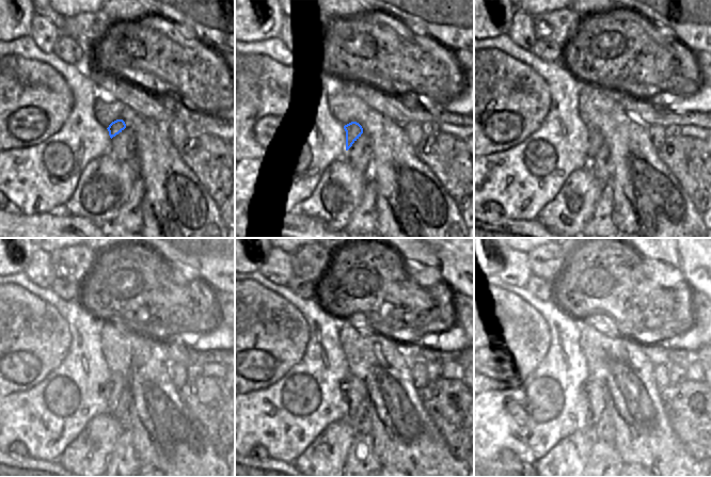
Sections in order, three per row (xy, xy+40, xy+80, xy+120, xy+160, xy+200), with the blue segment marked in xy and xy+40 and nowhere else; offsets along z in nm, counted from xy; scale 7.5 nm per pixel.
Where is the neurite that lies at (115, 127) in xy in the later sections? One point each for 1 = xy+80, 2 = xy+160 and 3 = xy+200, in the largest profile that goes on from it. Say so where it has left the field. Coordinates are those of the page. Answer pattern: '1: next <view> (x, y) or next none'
1: next xy+80 (595, 138)
2: next xy+160 (354, 391)
3: next xy+200 (595, 391)

